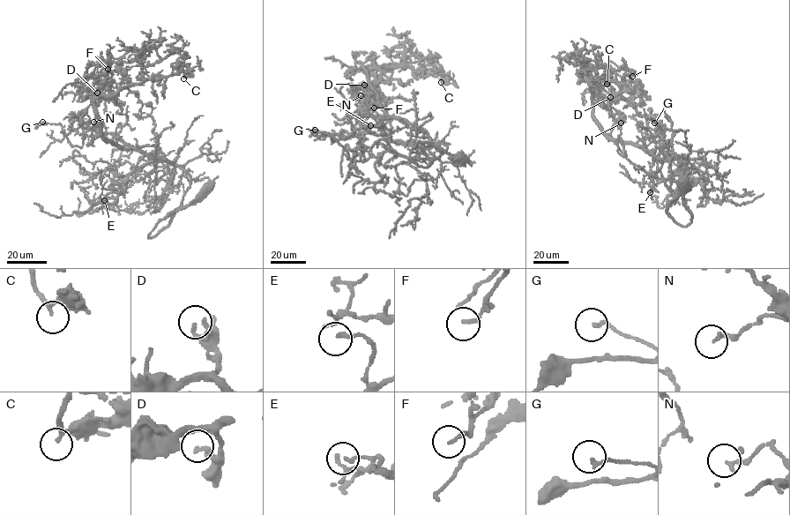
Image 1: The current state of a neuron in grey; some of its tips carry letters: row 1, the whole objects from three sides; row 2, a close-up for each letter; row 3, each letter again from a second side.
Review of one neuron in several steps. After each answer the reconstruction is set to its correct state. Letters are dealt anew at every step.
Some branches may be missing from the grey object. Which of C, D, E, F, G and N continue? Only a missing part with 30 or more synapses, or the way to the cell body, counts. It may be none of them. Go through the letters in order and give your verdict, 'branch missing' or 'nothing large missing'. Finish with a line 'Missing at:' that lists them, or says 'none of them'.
C: branch missing
D: nothing large missing
E: nothing large missing
F: nothing large missing
G: nothing large missing
N: nothing large missing
Missing at: C

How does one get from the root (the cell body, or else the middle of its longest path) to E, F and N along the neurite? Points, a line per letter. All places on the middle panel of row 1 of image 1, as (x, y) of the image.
E: (463, 159), (419, 142), (410, 154), (418, 166), (447, 146), (398, 155), (390, 132), (370, 125)
F: (463, 159), (419, 142), (413, 161), (447, 146), (390, 116), (361, 68), (380, 71), (374, 108)
N: (463, 159), (419, 142), (410, 154), (418, 166), (426, 167), (447, 146), (390, 116), (375, 92), (361, 95)

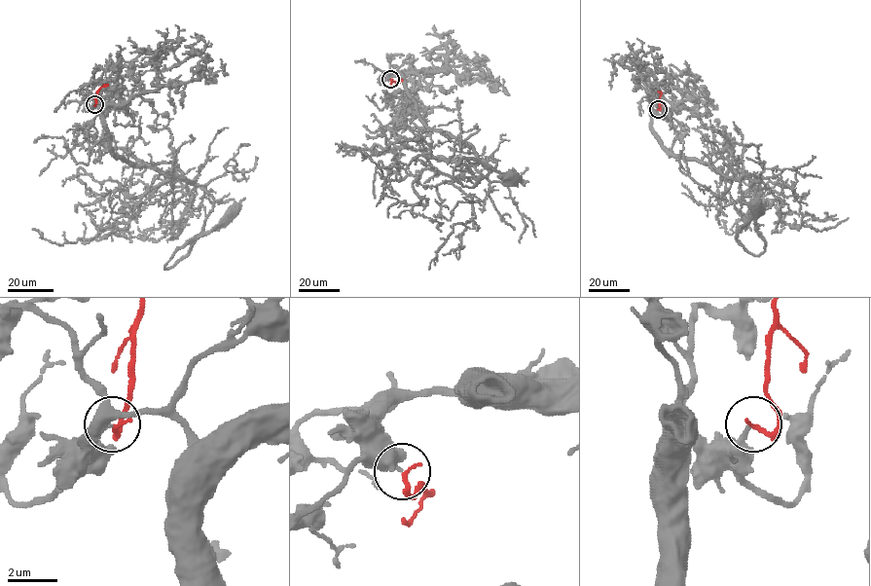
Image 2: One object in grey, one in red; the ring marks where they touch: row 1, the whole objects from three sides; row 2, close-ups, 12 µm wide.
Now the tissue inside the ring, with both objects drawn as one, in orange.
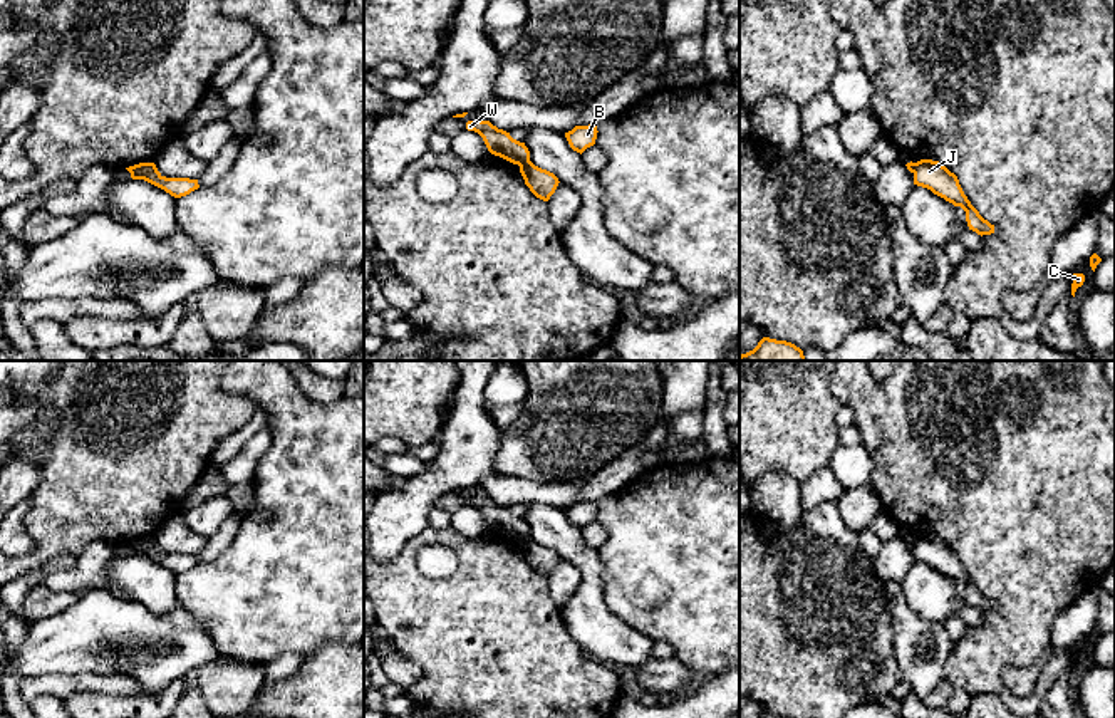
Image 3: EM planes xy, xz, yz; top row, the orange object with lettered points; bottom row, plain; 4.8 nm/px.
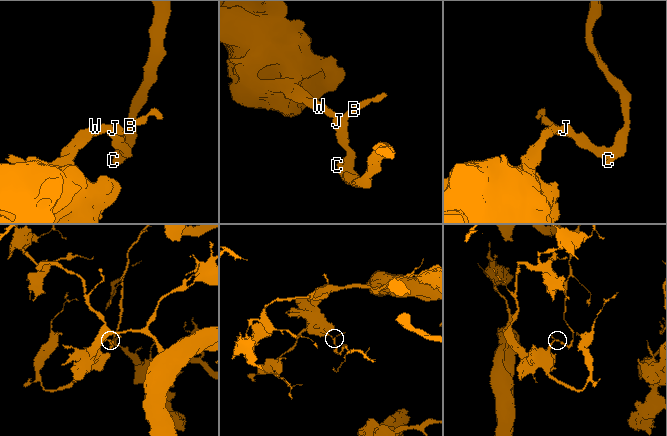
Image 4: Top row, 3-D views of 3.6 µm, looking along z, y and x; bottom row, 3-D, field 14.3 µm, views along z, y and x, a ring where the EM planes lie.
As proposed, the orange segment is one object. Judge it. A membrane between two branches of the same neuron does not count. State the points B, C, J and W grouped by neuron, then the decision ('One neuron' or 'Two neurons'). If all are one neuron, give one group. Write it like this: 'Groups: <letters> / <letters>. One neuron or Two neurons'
Groups: B C J / W. Two neurons

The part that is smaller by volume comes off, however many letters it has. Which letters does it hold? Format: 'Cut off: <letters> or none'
Cut off: B, C, J

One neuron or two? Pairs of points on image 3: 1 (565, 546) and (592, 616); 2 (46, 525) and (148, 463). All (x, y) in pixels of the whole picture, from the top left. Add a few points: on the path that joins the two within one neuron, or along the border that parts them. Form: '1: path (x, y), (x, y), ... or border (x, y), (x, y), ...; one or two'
1: path (584, 562), (591, 569), (591, 598); one
2: path (71, 507), (118, 463), (123, 463); one

